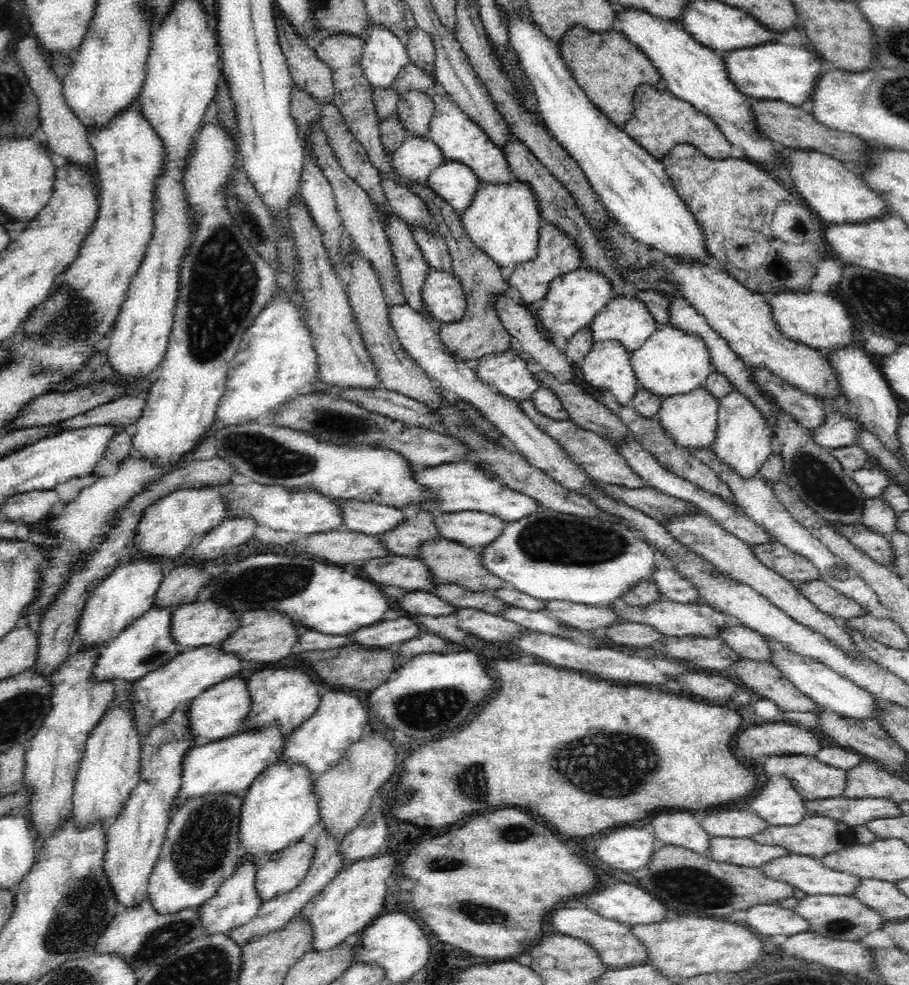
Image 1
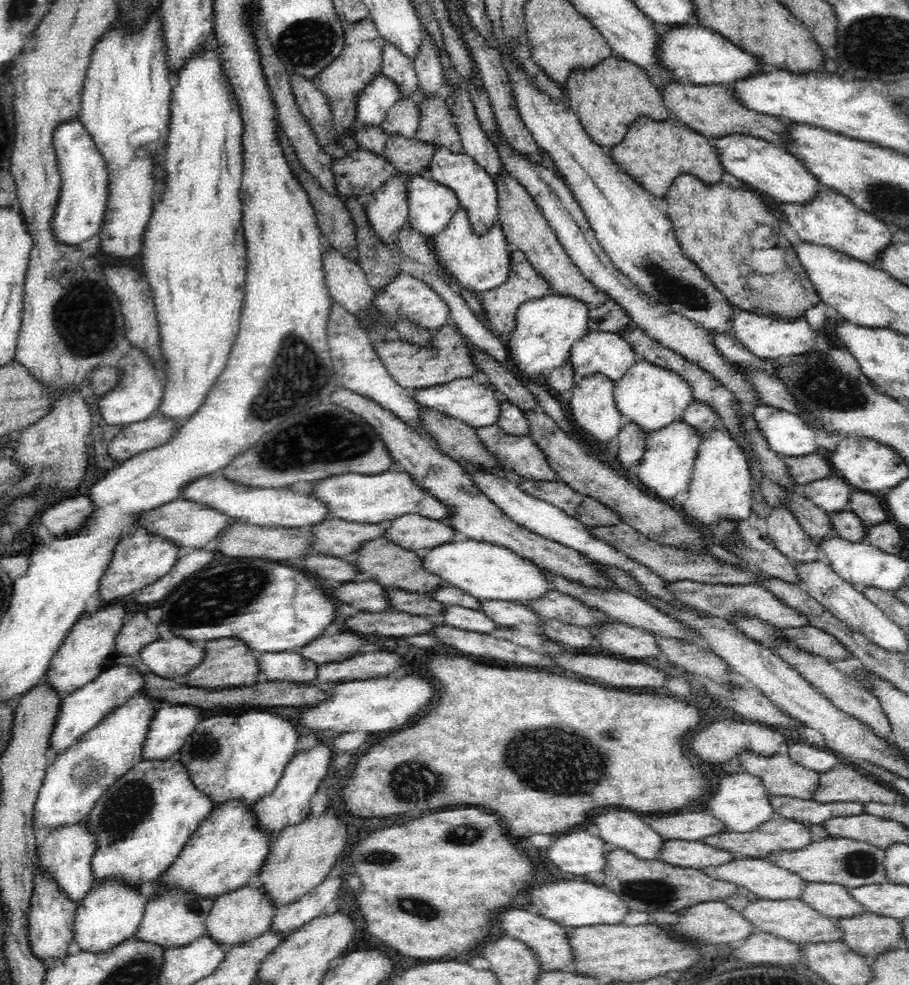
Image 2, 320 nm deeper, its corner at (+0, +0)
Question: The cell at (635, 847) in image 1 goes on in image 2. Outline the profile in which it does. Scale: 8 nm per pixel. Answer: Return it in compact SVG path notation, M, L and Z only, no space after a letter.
M580 830L558 836L546 850L546 858L562 872L602 874L606 866L605 854L611 848L600 836Z

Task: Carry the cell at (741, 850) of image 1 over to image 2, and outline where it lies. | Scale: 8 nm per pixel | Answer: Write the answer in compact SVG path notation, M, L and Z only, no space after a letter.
M667 840L658 860L684 868L703 869L733 861L737 857L727 850L718 850L704 841Z

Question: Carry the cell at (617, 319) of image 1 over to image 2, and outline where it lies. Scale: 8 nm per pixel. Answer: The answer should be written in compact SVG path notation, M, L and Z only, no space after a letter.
M590 331L572 345L568 360L575 376L592 376L596 372L618 382L632 366L635 350L620 334Z

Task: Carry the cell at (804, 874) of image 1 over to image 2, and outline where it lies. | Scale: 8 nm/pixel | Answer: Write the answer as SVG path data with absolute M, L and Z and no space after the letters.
M739 857L726 864L719 864L718 866L704 867L701 869L710 878L716 880L730 881L730 884L737 884L744 888L744 892L752 892L756 894L759 899L764 900L794 900L800 899L803 894L805 880L801 876L790 872L789 869L780 868L777 864L769 859L758 859L752 857Z

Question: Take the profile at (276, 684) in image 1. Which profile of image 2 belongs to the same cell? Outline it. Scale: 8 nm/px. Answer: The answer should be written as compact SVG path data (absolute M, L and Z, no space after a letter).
M248 710L240 716L216 715L208 720L202 718L202 724L198 723L194 736L190 736L190 740L174 758L185 764L193 785L207 794L215 806L228 800L245 800L245 804L256 805L262 796L266 796L278 784L286 765L297 752L296 742L298 730L290 718L282 718L266 710Z

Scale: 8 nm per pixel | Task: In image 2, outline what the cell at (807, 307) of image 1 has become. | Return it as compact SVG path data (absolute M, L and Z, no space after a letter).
M737 308L732 323L734 337L748 349L750 354L760 358L778 359L807 353L823 341L824 335L822 330L812 331L805 316L795 317L794 320L782 320L781 317L766 316Z

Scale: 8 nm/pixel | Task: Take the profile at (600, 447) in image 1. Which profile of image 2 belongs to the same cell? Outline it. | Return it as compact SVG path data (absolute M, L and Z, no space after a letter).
M496 423L477 428L476 434L504 471L525 480L558 481L558 474L549 465L545 453L528 435L514 436L504 432Z

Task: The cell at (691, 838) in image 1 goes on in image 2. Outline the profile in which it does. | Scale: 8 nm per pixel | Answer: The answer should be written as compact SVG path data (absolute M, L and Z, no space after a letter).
M608 808L598 812L589 824L598 828L598 836L606 844L611 844L614 849L626 849L642 860L657 859L664 850L666 840L654 832L638 813Z

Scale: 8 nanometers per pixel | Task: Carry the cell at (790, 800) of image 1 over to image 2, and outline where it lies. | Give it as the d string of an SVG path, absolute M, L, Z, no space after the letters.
M748 773L725 775L714 788L714 796L707 804L707 811L712 816L721 820L728 831L748 832L755 831L766 821L776 819L778 814L770 805L770 794L766 792L761 777L752 776Z

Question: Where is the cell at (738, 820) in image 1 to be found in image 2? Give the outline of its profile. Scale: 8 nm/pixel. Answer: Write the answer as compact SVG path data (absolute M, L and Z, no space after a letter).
M709 812L688 814L657 814L646 822L667 840L704 841L709 836L723 833L726 825Z

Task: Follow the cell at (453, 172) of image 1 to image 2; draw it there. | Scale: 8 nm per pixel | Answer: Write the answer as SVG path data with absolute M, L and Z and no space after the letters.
M413 176L408 186L407 222L418 235L434 238L448 227L456 211L462 209L454 191L428 176Z

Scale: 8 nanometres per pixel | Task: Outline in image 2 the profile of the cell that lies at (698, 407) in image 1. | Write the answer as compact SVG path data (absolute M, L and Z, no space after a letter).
M674 420L672 424L664 426L646 435L646 452L635 470L638 482L652 495L660 500L673 501L676 494L687 491L693 478L694 461L702 434L692 424L686 424L684 420Z

